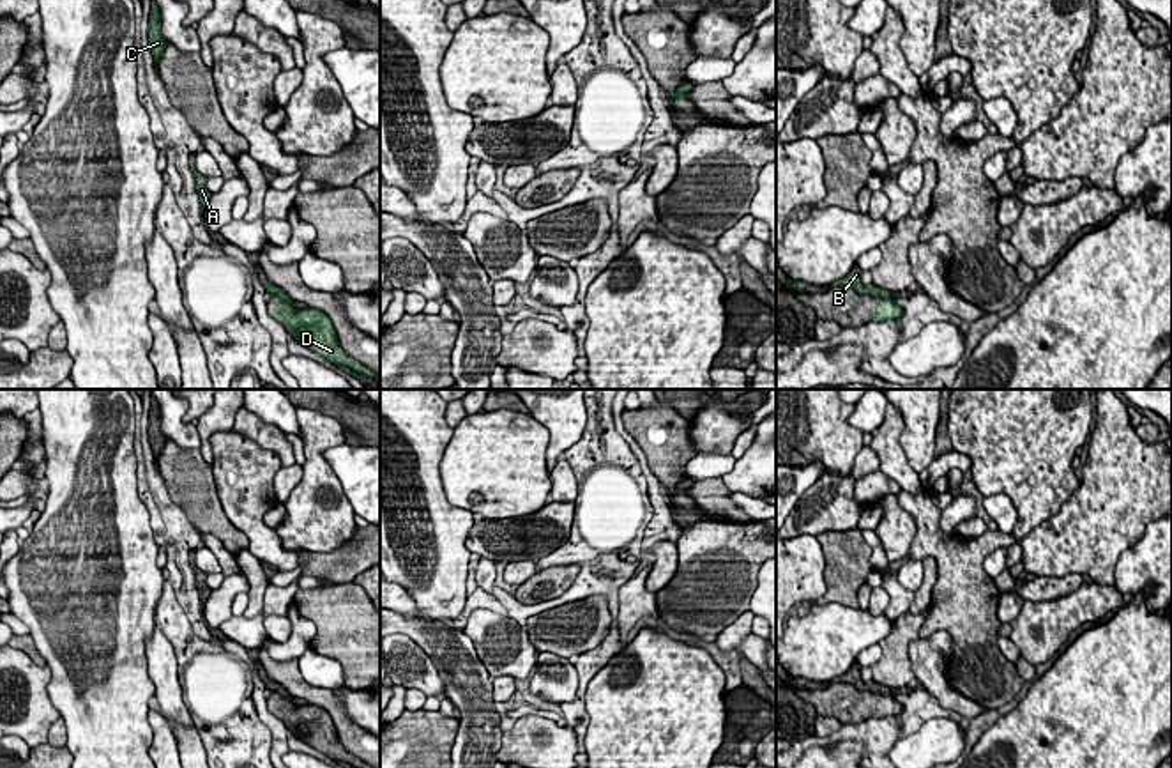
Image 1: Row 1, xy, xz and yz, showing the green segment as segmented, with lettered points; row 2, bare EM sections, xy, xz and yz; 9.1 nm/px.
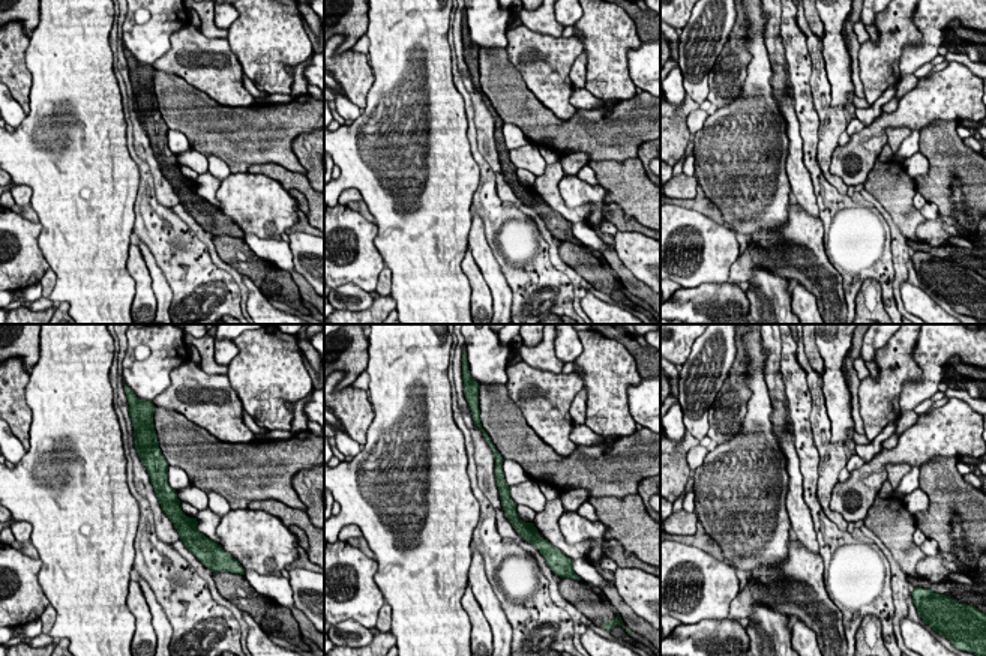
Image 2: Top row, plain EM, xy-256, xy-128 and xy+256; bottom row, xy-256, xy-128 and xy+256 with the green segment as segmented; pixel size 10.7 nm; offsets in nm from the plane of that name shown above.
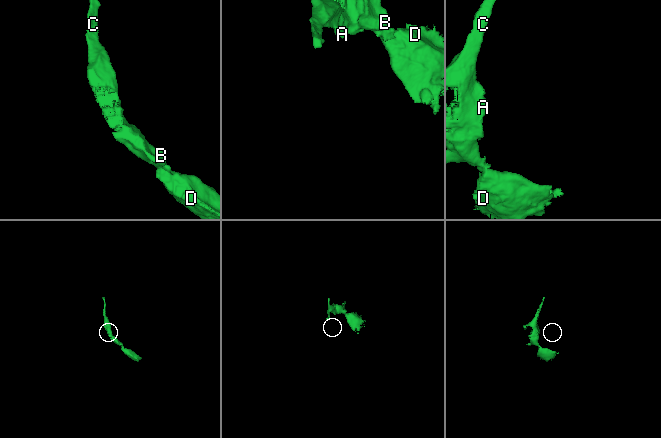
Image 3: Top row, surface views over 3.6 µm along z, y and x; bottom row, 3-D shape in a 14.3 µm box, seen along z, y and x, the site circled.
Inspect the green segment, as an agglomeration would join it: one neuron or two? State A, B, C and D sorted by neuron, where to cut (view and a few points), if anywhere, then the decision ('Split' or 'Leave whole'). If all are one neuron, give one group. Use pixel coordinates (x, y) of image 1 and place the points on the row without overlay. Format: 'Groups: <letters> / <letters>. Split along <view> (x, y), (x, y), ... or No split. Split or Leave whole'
Groups: A B C / D. Split along xy (276, 692), (290, 701). Split

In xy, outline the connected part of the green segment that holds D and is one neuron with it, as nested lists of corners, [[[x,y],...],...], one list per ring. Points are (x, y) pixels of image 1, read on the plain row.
[[[276,694],[276,703],[269,704],[272,711],[290,733],[309,747],[323,752],[329,759],[345,761],[355,768],[371,768],[357,756],[348,752],[338,738],[332,717],[320,706],[297,706]]]

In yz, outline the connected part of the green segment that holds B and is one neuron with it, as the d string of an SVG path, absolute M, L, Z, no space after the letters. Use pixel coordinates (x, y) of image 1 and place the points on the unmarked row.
M856 662L843 676L834 678L831 683L843 681L854 685L857 690L868 690L871 694L889 694L891 688L873 680L863 680L863 667Z

